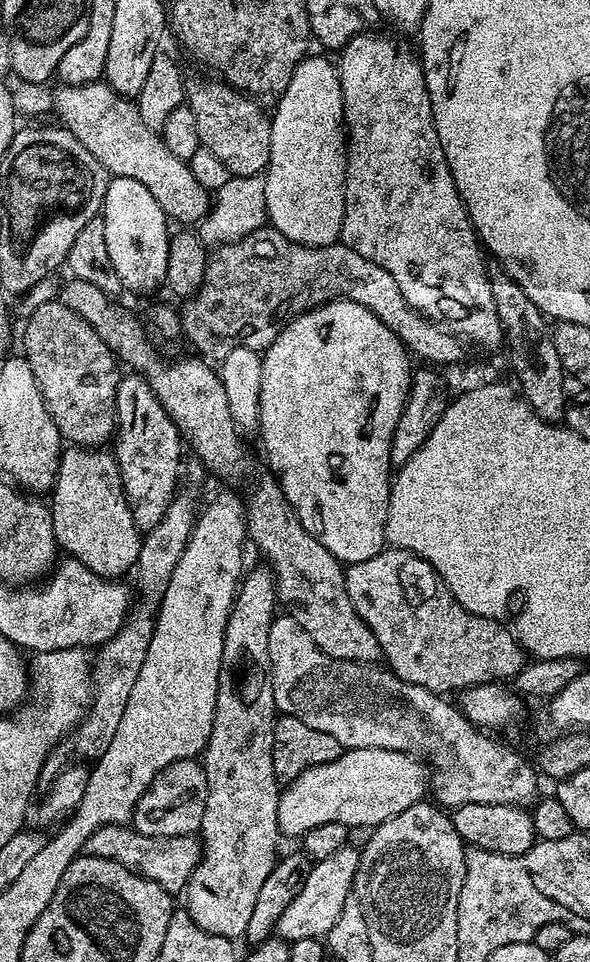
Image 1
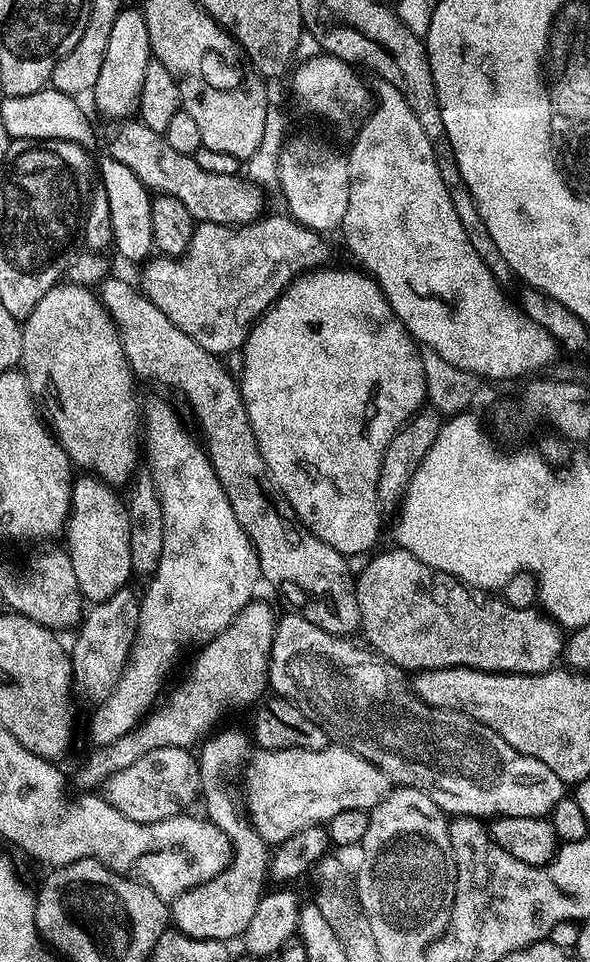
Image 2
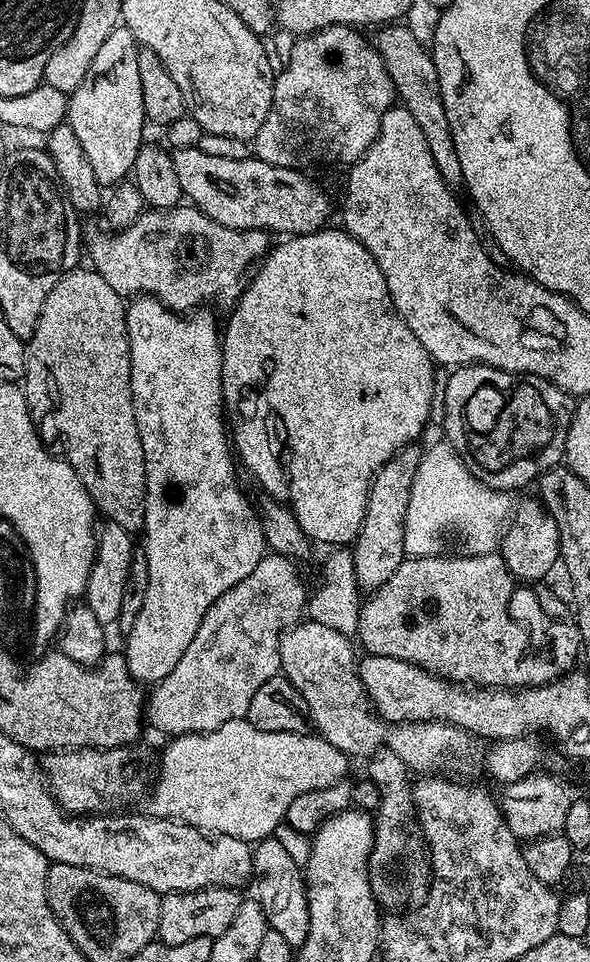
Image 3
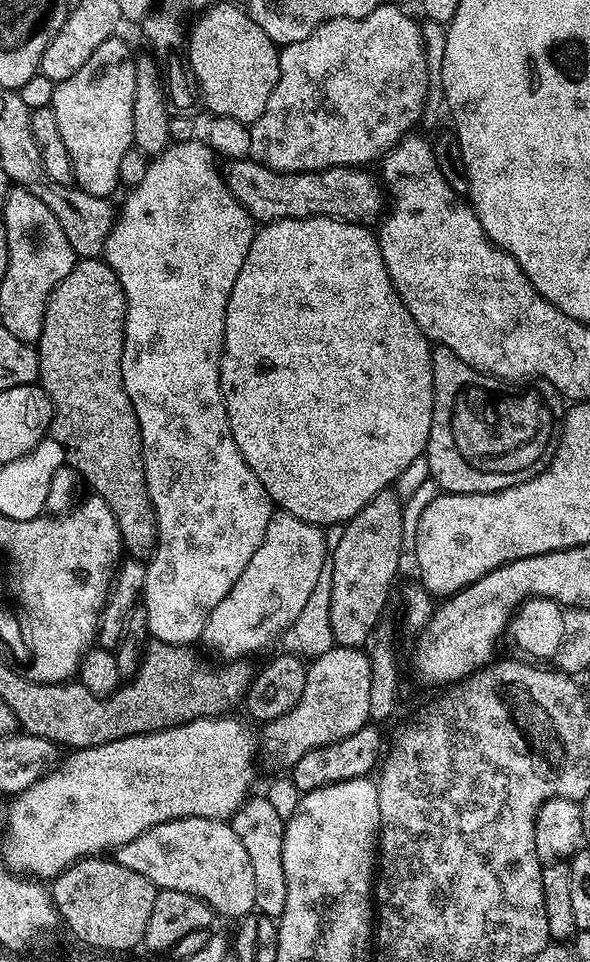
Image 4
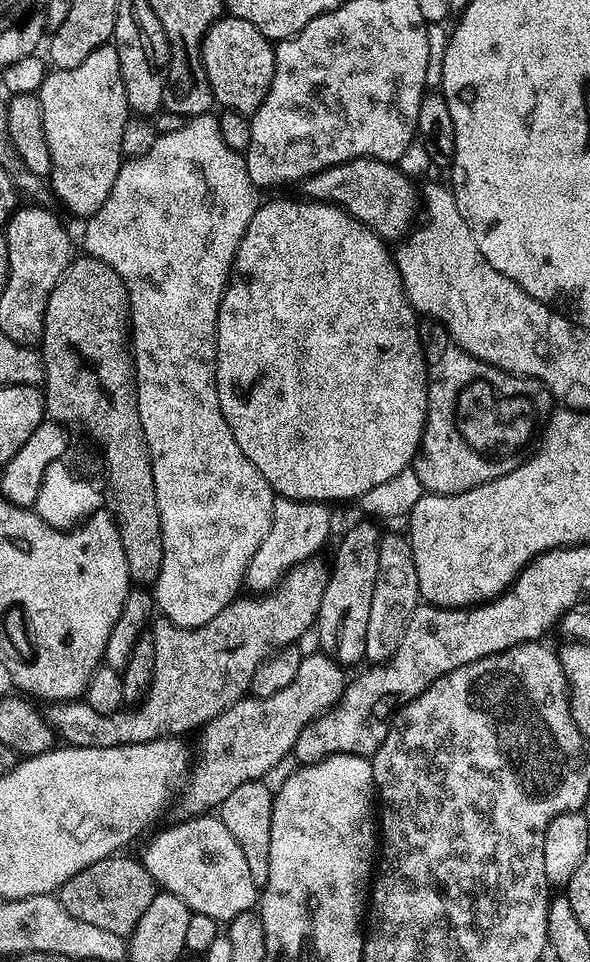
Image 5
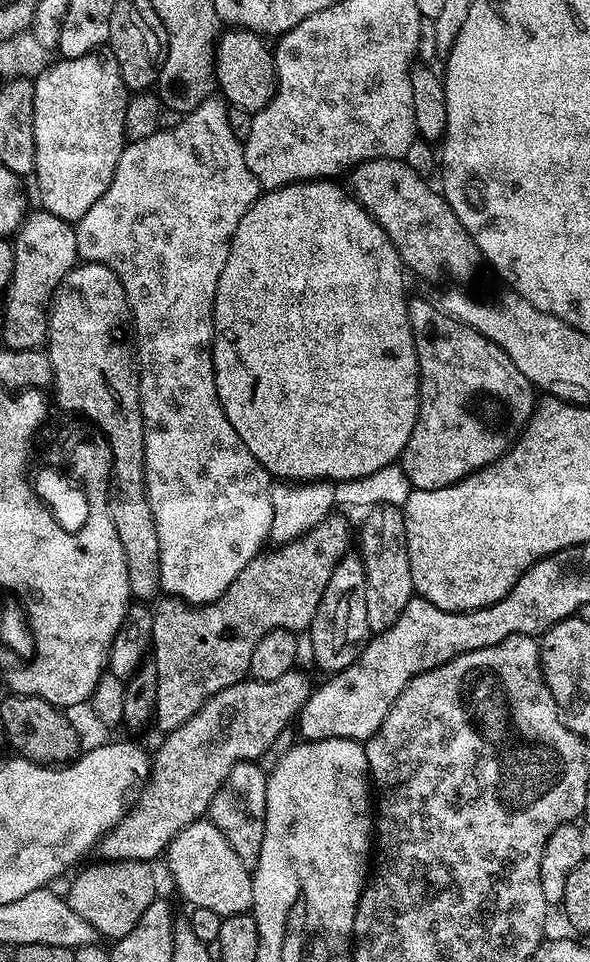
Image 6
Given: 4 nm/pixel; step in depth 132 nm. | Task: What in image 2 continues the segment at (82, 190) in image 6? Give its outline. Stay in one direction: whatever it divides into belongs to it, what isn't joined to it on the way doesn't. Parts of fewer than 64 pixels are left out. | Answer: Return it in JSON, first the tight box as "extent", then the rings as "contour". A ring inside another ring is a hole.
{"extent":[90,6,154,122],"contour":[[[126,6],[118,14],[114,21],[114,27],[110,29],[110,43],[106,46],[106,59],[102,61],[102,71],[98,73],[98,82],[90,93],[90,100],[96,103],[96,108],[104,116],[109,116],[115,122],[123,121],[125,118],[137,111],[140,95],[142,94],[142,78],[146,75],[146,66],[154,59],[152,47],[150,46],[150,30],[146,30],[146,18],[139,7]]]}

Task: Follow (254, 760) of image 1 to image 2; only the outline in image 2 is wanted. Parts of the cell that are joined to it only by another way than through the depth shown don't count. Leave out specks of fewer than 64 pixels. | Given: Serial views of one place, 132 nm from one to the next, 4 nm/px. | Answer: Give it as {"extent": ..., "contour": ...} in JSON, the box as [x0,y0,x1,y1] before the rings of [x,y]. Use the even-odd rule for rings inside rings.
{"extent":[170,732,270,942],"contour":[[[219,732],[209,735],[199,745],[200,787],[202,789],[202,804],[204,800],[204,808],[208,811],[205,812],[207,819],[211,820],[214,826],[218,826],[232,839],[232,862],[226,870],[222,870],[222,874],[210,878],[210,882],[206,882],[202,886],[194,886],[186,894],[179,896],[177,900],[171,901],[170,920],[175,931],[186,934],[190,938],[232,942],[235,936],[236,939],[243,937],[246,926],[250,926],[250,918],[254,918],[254,910],[258,910],[261,896],[265,895],[264,879],[267,881],[270,876],[270,848],[269,845],[265,844],[264,839],[257,834],[251,823],[241,814],[241,811],[239,814],[231,794],[224,789],[224,784],[220,781],[224,776],[224,771],[243,756],[248,744],[250,746],[249,737],[245,733],[244,737],[240,732]]]}

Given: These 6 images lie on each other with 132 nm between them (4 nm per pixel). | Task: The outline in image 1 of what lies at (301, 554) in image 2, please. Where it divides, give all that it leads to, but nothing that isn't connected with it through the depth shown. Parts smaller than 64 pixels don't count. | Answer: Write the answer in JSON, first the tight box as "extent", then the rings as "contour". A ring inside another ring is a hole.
{"extent":[58,279,381,664],"contour":[[[65,279],[61,283],[58,299],[62,306],[66,306],[66,310],[74,310],[74,314],[90,322],[98,338],[106,342],[121,365],[129,364],[132,367],[129,369],[135,375],[144,377],[150,390],[154,390],[158,402],[162,402],[166,414],[170,414],[187,447],[189,444],[196,451],[195,459],[207,471],[209,468],[220,480],[240,480],[251,470],[252,460],[244,445],[245,437],[236,427],[234,414],[230,414],[230,398],[226,398],[226,386],[222,386],[219,371],[209,361],[195,355],[184,356],[181,360],[167,360],[152,345],[153,337],[141,317],[115,304],[112,301],[115,299],[109,293],[103,292],[92,282]],[[265,474],[260,480],[260,485],[252,493],[247,493],[246,519],[248,540],[256,543],[257,550],[268,559],[265,560],[267,567],[272,569],[272,575],[276,578],[279,603],[283,607],[285,604],[288,607],[285,609],[296,619],[298,626],[302,626],[302,630],[310,634],[314,646],[318,646],[318,650],[330,654],[330,658],[335,660],[357,660],[363,664],[377,663],[381,659],[378,638],[374,638],[370,626],[362,622],[362,618],[354,610],[354,602],[350,602],[350,594],[346,594],[345,565],[336,560],[334,554],[330,554],[330,550],[326,550],[326,546],[318,542],[318,538],[311,536],[306,526],[302,526],[294,506],[285,498],[284,491],[280,489],[275,476]]]}

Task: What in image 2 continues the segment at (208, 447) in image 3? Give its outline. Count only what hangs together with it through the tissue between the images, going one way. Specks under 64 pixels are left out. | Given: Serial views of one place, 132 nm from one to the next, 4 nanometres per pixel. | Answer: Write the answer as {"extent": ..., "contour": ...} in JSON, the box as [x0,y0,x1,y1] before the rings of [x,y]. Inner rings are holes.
{"extent":[92,400,262,746],"contour":[[[152,400],[148,405],[142,408],[142,444],[146,449],[146,464],[148,460],[148,468],[150,479],[156,493],[162,504],[162,522],[164,523],[164,533],[162,534],[162,558],[158,558],[158,570],[147,581],[148,589],[145,590],[144,596],[140,600],[140,617],[138,618],[138,630],[134,638],[134,646],[132,653],[128,655],[126,666],[122,670],[122,678],[118,678],[116,688],[109,692],[107,696],[99,701],[100,704],[96,708],[96,713],[92,716],[92,744],[103,746],[114,742],[118,738],[122,738],[128,732],[132,731],[145,716],[148,715],[150,709],[157,703],[158,697],[161,695],[160,687],[164,684],[164,679],[172,672],[172,667],[176,664],[176,659],[183,654],[184,648],[188,648],[191,644],[195,646],[203,646],[211,642],[214,637],[222,630],[226,630],[226,626],[230,626],[230,622],[247,604],[252,603],[257,595],[256,587],[262,584],[260,574],[260,563],[258,562],[258,554],[256,548],[250,542],[250,538],[246,534],[246,530],[242,530],[242,526],[238,522],[238,518],[234,518],[234,510],[230,510],[230,498],[226,498],[226,490],[222,490],[222,486],[218,482],[218,478],[214,474],[214,466],[208,461],[207,451],[199,439],[192,437],[192,432],[186,425],[180,421],[180,416],[167,404],[164,400]]]}

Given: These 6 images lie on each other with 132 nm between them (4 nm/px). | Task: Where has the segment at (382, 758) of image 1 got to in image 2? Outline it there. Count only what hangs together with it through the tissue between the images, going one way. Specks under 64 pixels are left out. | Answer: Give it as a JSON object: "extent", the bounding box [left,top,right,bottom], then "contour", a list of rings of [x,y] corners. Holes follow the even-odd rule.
{"extent":[244,743,390,846],"contour":[[[329,743],[322,750],[309,748],[278,748],[256,750],[251,753],[252,761],[244,772],[244,788],[248,791],[247,819],[258,835],[269,846],[279,846],[290,834],[298,834],[311,824],[324,824],[338,810],[371,810],[388,795],[390,781],[374,765],[340,744]]]}

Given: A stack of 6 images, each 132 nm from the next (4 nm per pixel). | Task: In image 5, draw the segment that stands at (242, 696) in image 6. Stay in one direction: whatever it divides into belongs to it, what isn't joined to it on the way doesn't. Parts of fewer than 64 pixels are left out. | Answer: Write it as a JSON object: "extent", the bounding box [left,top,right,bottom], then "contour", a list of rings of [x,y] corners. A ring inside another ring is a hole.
{"extent":[188,655,345,814],"contour":[[[305,655],[298,666],[297,677],[286,690],[278,690],[278,694],[262,700],[249,695],[204,725],[200,770],[188,792],[189,813],[204,814],[219,809],[220,803],[233,790],[238,790],[242,782],[262,780],[274,766],[291,756],[298,736],[308,724],[333,711],[344,699],[344,672],[345,669],[330,656]]]}

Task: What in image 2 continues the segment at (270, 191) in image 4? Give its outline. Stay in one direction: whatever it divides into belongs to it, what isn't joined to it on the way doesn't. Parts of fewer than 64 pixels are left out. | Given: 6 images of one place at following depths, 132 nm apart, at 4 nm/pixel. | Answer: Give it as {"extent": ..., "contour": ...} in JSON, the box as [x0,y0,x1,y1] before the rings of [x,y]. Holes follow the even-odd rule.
{"extent":[110,122,265,226],"contour":[[[132,122],[119,125],[120,133],[112,140],[110,154],[128,166],[147,189],[178,198],[196,222],[239,226],[261,219],[265,211],[265,189],[261,185],[240,174],[210,174],[210,170],[202,170],[202,166],[198,166],[195,156],[178,154],[178,150],[173,150],[166,143],[163,132],[150,130],[150,126],[139,122],[128,123]]]}

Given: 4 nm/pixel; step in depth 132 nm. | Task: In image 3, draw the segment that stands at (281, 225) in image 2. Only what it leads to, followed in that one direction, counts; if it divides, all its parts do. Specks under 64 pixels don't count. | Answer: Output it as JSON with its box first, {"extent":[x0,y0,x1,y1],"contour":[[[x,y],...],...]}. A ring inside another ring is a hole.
{"extent":[88,206,270,313],"contour":[[[180,206],[171,213],[168,220],[168,228],[160,224],[148,232],[147,219],[135,220],[127,225],[117,236],[96,236],[88,244],[88,252],[92,255],[91,267],[120,296],[130,298],[139,294],[154,296],[162,301],[173,312],[187,313],[189,310],[199,307],[203,300],[217,300],[225,304],[228,310],[235,308],[241,292],[244,291],[246,277],[250,269],[267,253],[270,247],[269,233],[260,228],[231,228],[214,222],[199,208],[195,206]],[[168,232],[172,236],[168,236]],[[176,240],[181,244],[180,253],[176,256]],[[253,263],[253,264],[252,264]],[[252,264],[252,265],[251,265]],[[249,267],[249,268],[248,268]],[[245,275],[245,276],[244,276]]]}

